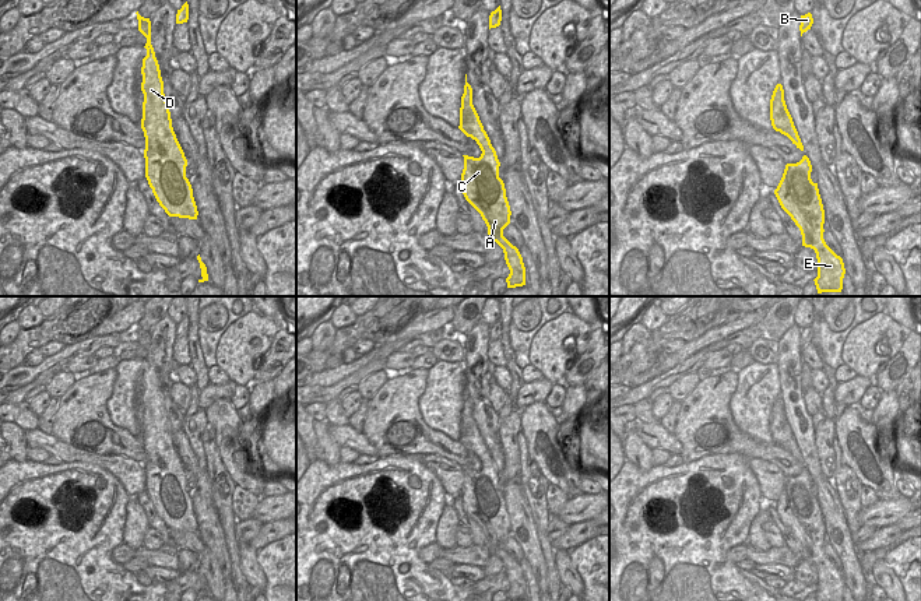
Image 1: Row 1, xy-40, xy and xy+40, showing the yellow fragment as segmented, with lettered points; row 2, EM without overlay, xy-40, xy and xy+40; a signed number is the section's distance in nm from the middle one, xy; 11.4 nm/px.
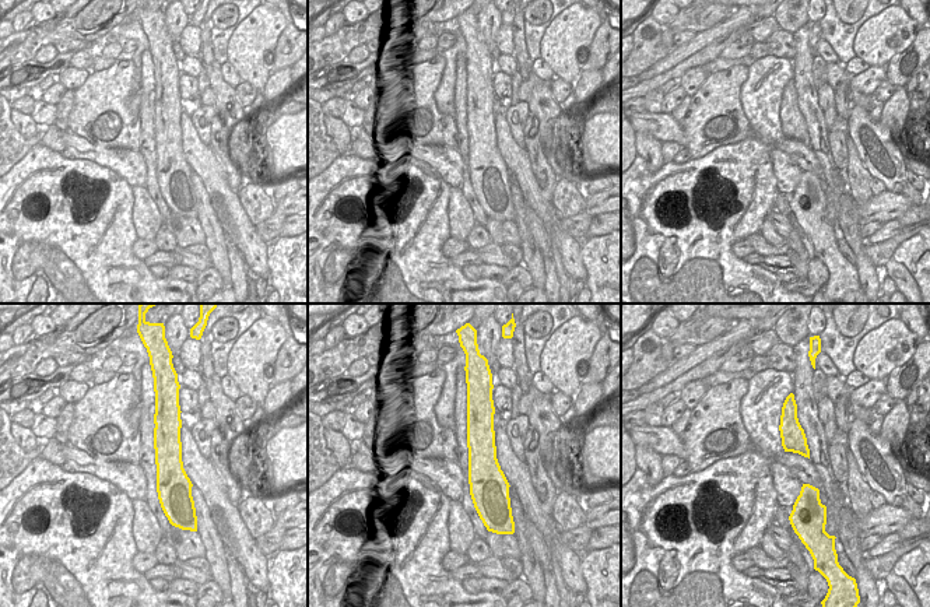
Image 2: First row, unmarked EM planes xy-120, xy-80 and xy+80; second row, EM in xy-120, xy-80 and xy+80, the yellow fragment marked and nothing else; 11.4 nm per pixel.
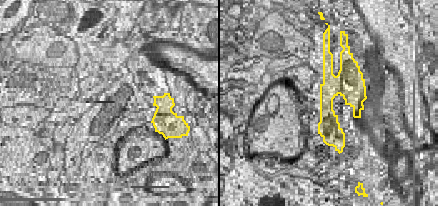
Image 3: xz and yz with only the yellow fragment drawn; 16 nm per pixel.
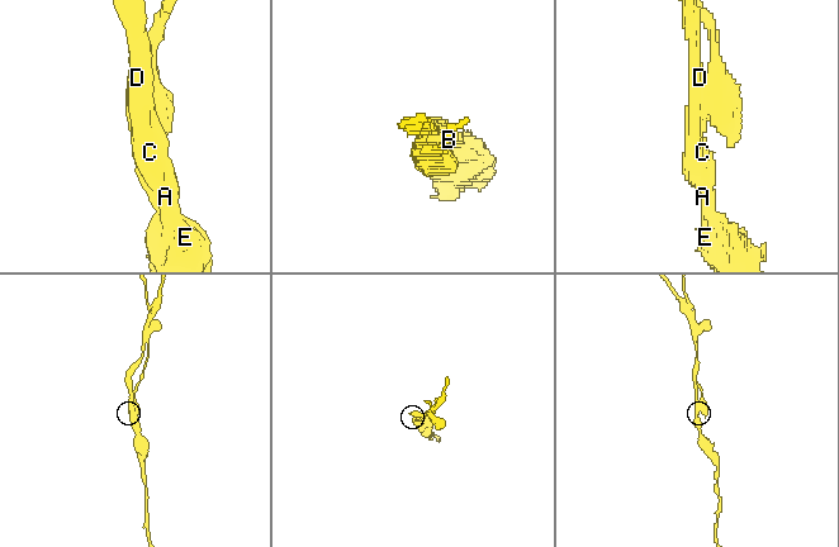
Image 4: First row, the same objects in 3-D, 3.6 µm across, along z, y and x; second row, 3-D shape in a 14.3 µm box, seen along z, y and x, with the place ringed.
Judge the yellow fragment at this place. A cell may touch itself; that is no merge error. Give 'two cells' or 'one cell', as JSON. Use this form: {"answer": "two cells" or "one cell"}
{"answer": "two cells"}

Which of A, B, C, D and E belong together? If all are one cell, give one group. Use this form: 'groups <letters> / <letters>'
groups A C D E / B

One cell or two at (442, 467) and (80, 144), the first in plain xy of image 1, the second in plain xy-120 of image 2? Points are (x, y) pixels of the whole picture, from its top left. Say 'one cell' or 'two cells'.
one cell

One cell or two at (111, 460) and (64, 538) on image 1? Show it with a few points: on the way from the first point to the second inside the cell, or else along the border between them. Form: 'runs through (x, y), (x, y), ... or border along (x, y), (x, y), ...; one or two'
border along (73, 461), (90, 461), (106, 468), (127, 494); two

